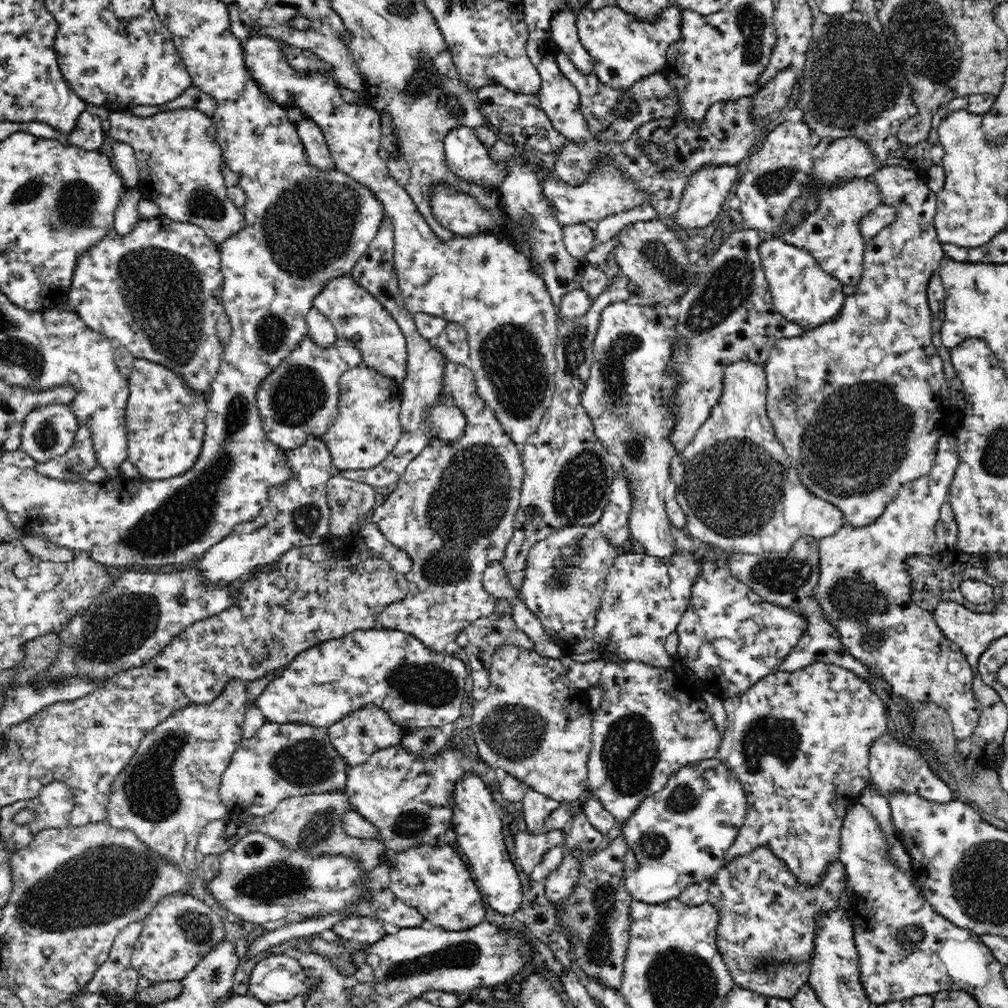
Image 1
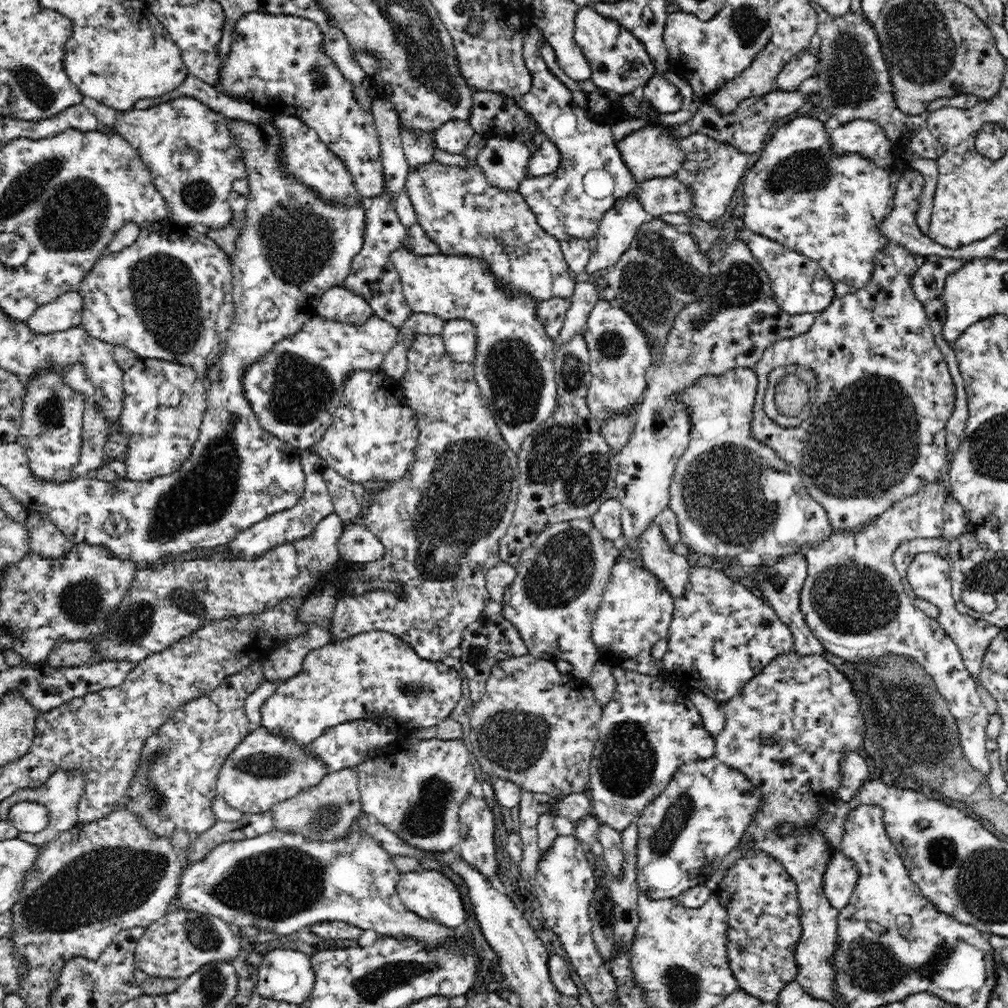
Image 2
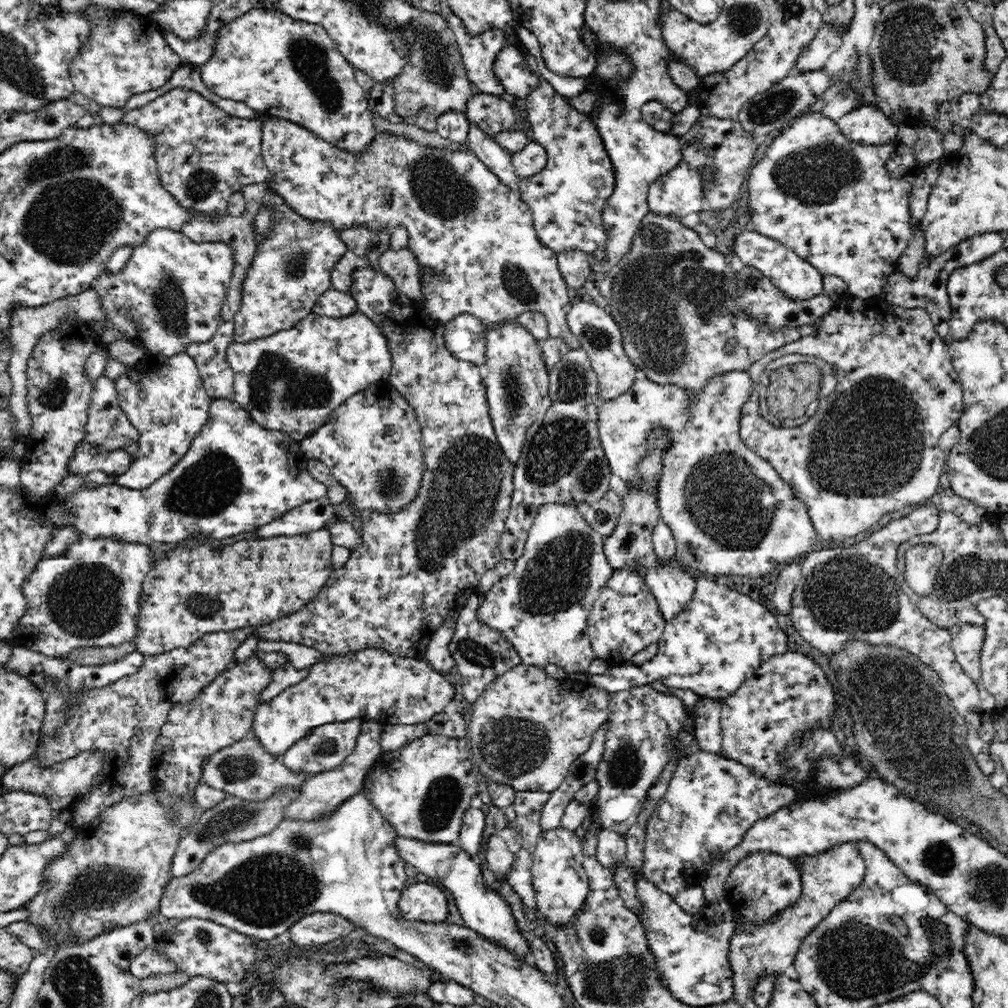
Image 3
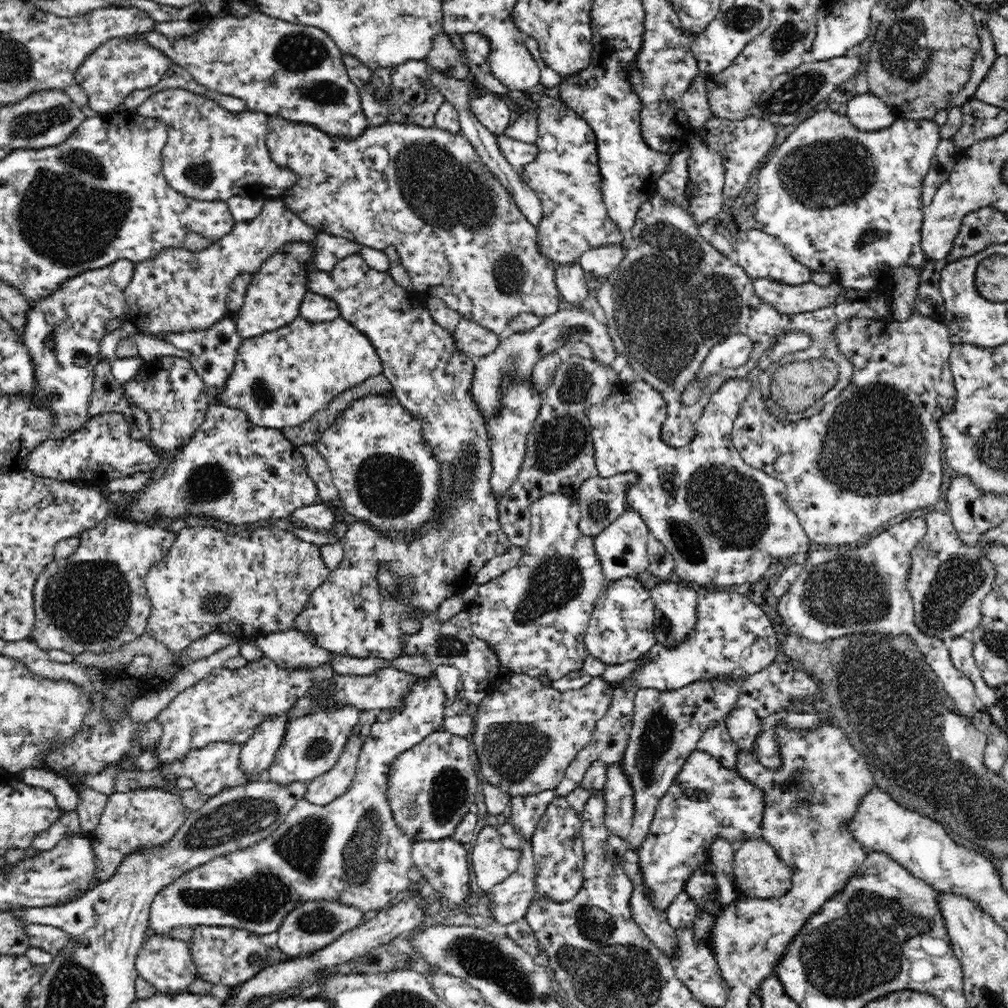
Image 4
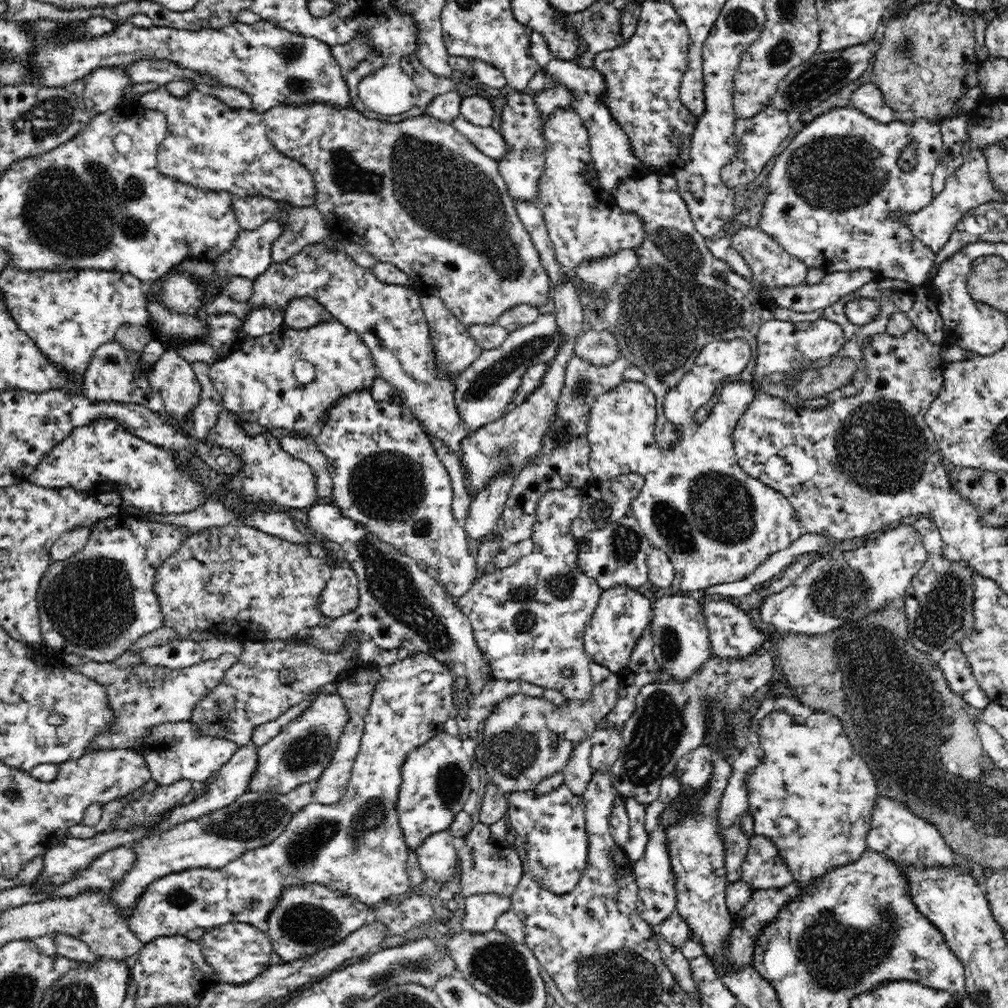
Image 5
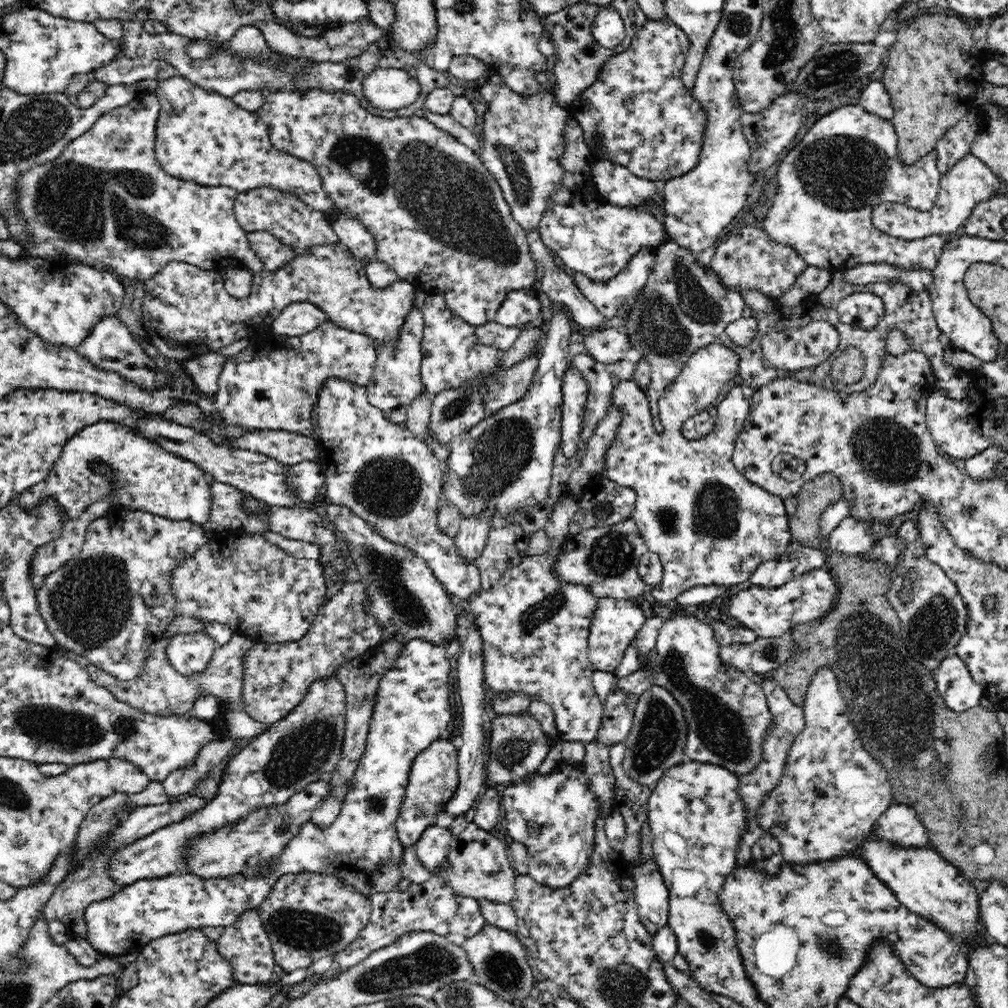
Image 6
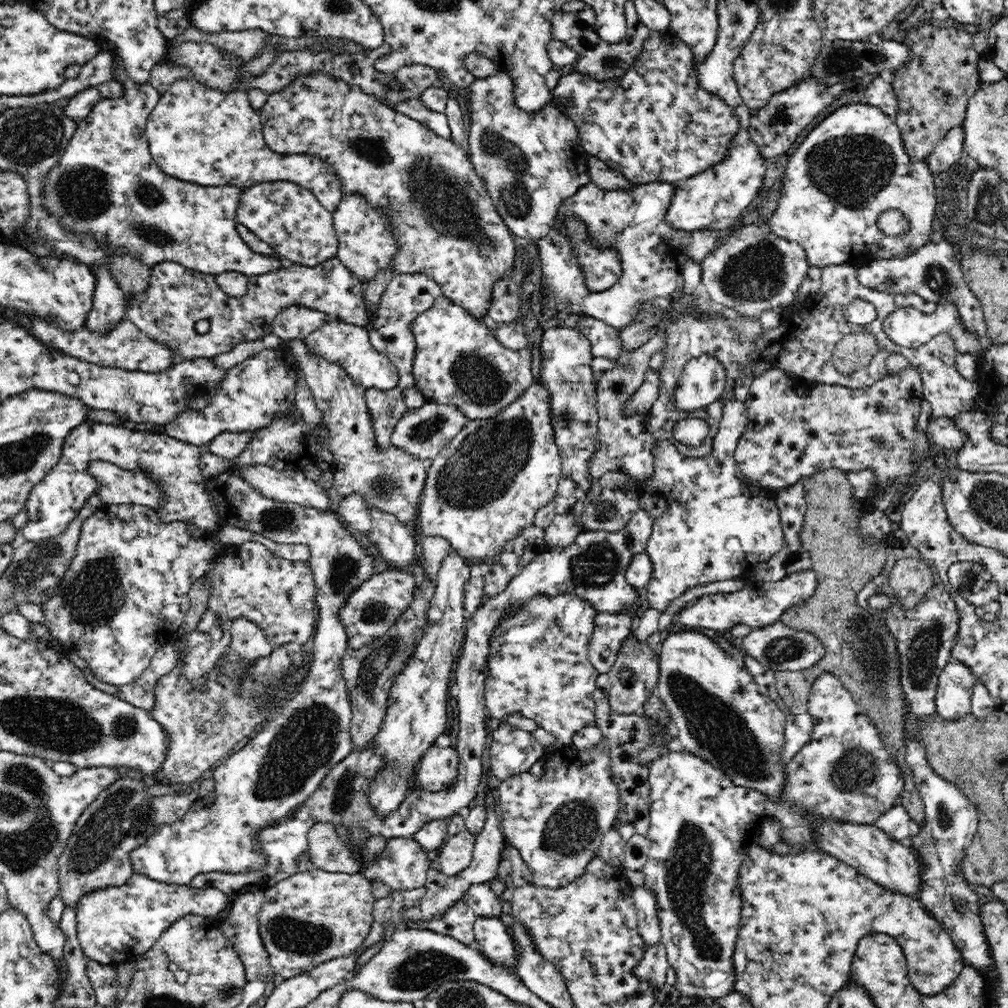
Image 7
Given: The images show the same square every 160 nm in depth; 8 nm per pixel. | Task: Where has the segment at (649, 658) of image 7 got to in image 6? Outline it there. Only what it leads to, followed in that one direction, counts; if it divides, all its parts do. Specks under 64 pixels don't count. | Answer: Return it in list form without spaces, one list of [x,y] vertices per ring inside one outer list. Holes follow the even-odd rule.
[[[613,688],[603,704],[603,719],[597,738],[610,747],[614,742],[625,740],[633,725],[634,711],[640,696]]]

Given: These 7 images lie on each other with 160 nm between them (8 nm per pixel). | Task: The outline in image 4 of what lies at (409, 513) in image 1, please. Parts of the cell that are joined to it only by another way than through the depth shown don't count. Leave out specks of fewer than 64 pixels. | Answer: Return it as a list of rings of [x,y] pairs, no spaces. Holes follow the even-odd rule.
[[[360,255],[346,256],[338,260],[336,266],[328,271],[317,270],[315,267],[306,268],[306,289],[308,292],[324,295],[336,301],[339,316],[369,337],[370,343],[374,345],[378,357],[381,358],[381,374],[392,385],[392,395],[422,425],[423,440],[429,444],[441,467],[439,478],[442,496],[437,523],[428,525],[421,539],[414,540],[409,540],[409,536],[382,535],[364,521],[357,520],[347,525],[342,539],[342,562],[329,572],[326,582],[313,592],[295,620],[294,629],[311,632],[321,650],[356,658],[376,657],[392,660],[402,656],[403,642],[400,636],[414,634],[420,630],[420,623],[410,619],[408,612],[437,612],[442,600],[454,594],[461,595],[474,583],[476,572],[488,560],[504,554],[511,546],[510,539],[498,520],[498,501],[494,498],[493,488],[490,488],[492,463],[490,439],[486,436],[485,430],[486,420],[482,419],[479,406],[471,396],[471,390],[474,388],[474,359],[461,351],[455,345],[452,335],[430,316],[424,298],[398,286],[388,273],[370,268]],[[382,560],[389,562],[389,568],[396,574],[409,578],[411,582],[399,597],[382,597],[378,591],[376,564]]]

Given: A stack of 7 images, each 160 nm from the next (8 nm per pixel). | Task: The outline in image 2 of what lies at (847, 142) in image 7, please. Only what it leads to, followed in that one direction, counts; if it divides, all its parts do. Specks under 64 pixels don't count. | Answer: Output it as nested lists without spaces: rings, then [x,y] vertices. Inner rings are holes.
[[[808,114],[800,115],[789,121],[785,125],[775,128],[774,133],[770,134],[766,147],[762,150],[759,159],[754,163],[752,168],[747,169],[747,174],[743,177],[742,187],[744,188],[743,198],[746,201],[744,213],[744,229],[746,232],[756,233],[770,240],[775,240],[780,244],[792,249],[794,252],[802,253],[806,257],[810,257],[816,261],[825,271],[826,274],[836,283],[838,280],[844,282],[852,288],[852,290],[862,289],[869,283],[875,269],[875,256],[882,253],[889,245],[890,239],[880,230],[879,224],[894,210],[894,197],[897,191],[897,184],[900,181],[900,174],[892,176],[894,169],[892,166],[884,168],[875,166],[874,160],[858,155],[856,152],[846,152],[846,154],[838,155],[833,152],[832,145],[826,133],[826,127],[818,117],[812,117]]]

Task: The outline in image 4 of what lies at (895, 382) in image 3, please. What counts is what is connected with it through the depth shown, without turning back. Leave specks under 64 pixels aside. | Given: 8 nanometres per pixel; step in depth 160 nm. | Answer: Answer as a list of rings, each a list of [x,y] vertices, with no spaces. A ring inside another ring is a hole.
[[[912,313],[905,321],[898,321],[888,314],[885,319],[872,322],[870,319],[862,319],[862,317],[854,317],[853,319],[844,321],[838,325],[836,330],[836,338],[838,338],[839,349],[844,356],[854,365],[854,378],[852,378],[850,386],[844,390],[834,401],[828,403],[817,415],[808,418],[802,418],[791,422],[783,418],[776,418],[768,407],[765,406],[763,396],[760,394],[760,385],[756,384],[757,373],[767,370],[768,365],[780,361],[781,358],[792,352],[806,351],[806,332],[798,332],[797,330],[780,330],[776,332],[776,336],[768,346],[766,351],[762,352],[760,359],[757,361],[756,369],[753,369],[749,374],[747,380],[751,383],[751,392],[747,400],[742,404],[739,415],[733,423],[733,445],[736,451],[740,453],[742,460],[746,461],[753,469],[762,469],[771,477],[781,480],[786,485],[786,493],[784,500],[788,507],[796,514],[798,523],[802,525],[802,529],[811,542],[824,544],[827,547],[836,547],[841,544],[849,545],[850,542],[858,542],[862,536],[874,532],[876,528],[880,528],[882,524],[886,524],[888,520],[900,516],[900,514],[908,514],[914,510],[920,509],[938,509],[942,507],[944,495],[942,487],[944,486],[944,456],[942,449],[942,434],[939,428],[941,419],[954,409],[957,400],[957,390],[955,390],[955,381],[953,373],[949,368],[950,352],[953,348],[952,341],[950,341],[950,333],[946,325],[942,324],[939,319],[935,320],[932,317]],[[786,452],[793,452],[795,457],[792,462],[792,470],[787,473],[780,473],[774,471],[772,463],[780,454]]]

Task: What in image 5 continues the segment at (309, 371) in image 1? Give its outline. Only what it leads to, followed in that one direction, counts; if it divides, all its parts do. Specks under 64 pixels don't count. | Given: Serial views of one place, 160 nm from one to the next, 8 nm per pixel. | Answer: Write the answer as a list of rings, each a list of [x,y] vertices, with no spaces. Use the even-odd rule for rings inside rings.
[[[336,320],[326,321],[307,329],[281,326],[264,336],[247,337],[238,352],[210,366],[210,379],[222,396],[226,410],[232,411],[246,422],[257,422],[267,429],[282,428],[307,436],[311,441],[314,441],[322,430],[326,410],[350,392],[368,390],[377,375],[374,357],[360,335]],[[301,359],[314,366],[316,376],[310,383],[300,383],[294,376],[294,363]]]

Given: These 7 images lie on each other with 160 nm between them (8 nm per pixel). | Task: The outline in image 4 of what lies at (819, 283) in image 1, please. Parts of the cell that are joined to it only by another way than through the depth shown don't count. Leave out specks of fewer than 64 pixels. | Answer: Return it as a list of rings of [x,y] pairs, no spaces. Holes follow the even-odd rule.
[[[751,228],[738,232],[733,240],[733,248],[738,254],[738,262],[753,279],[762,277],[780,284],[797,286],[810,281],[811,269],[798,262],[792,253],[776,238],[762,232],[760,229]]]

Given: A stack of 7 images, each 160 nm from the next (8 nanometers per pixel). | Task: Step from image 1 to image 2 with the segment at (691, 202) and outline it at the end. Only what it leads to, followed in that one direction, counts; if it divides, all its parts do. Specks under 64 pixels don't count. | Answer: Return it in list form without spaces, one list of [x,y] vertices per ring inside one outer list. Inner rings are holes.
[[[694,132],[678,141],[686,158],[683,167],[675,176],[682,183],[689,184],[693,190],[694,206],[690,214],[695,214],[706,221],[718,220],[726,212],[726,208],[732,200],[732,194],[743,183],[743,177],[747,174],[748,158],[746,154],[727,142],[714,140],[701,132]]]

